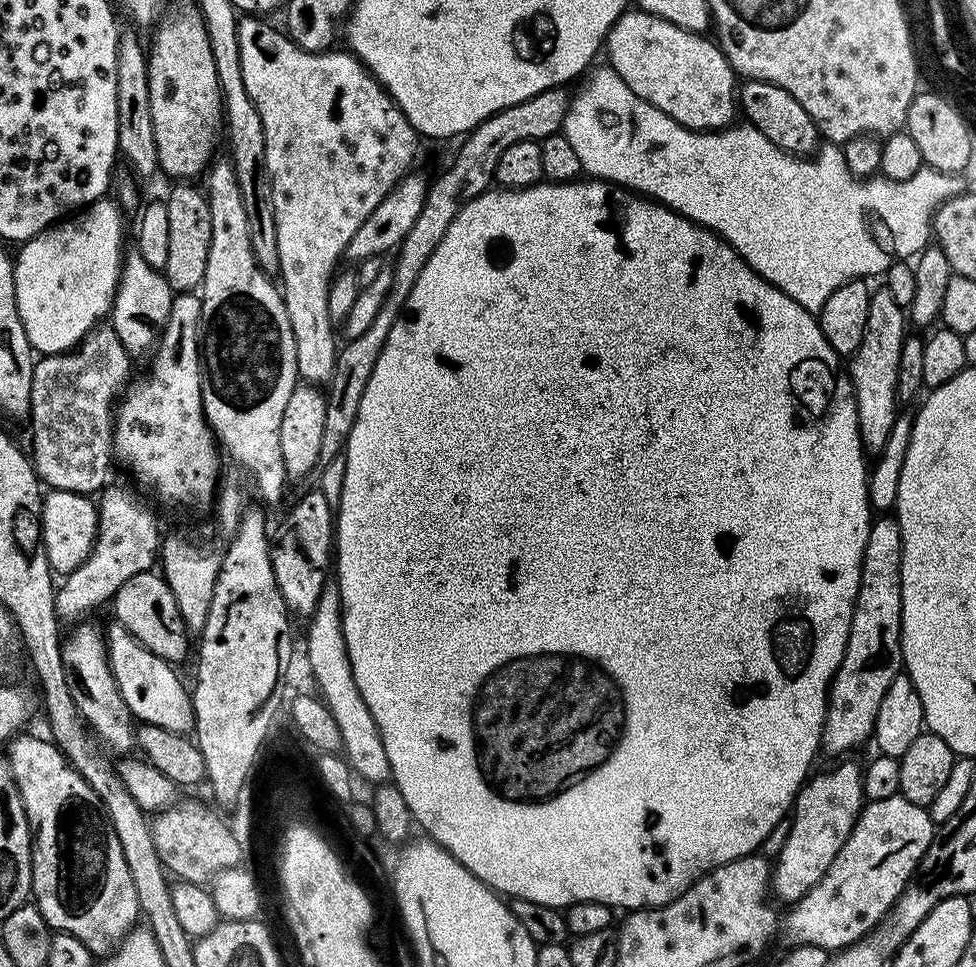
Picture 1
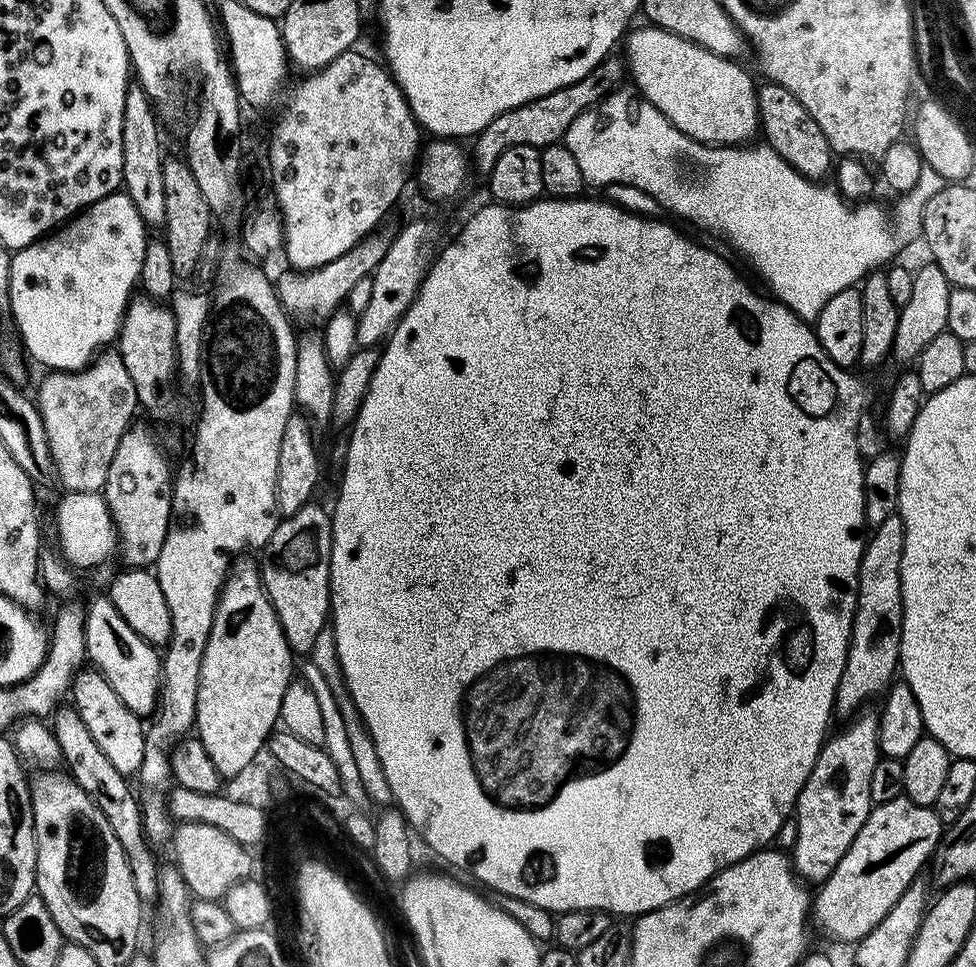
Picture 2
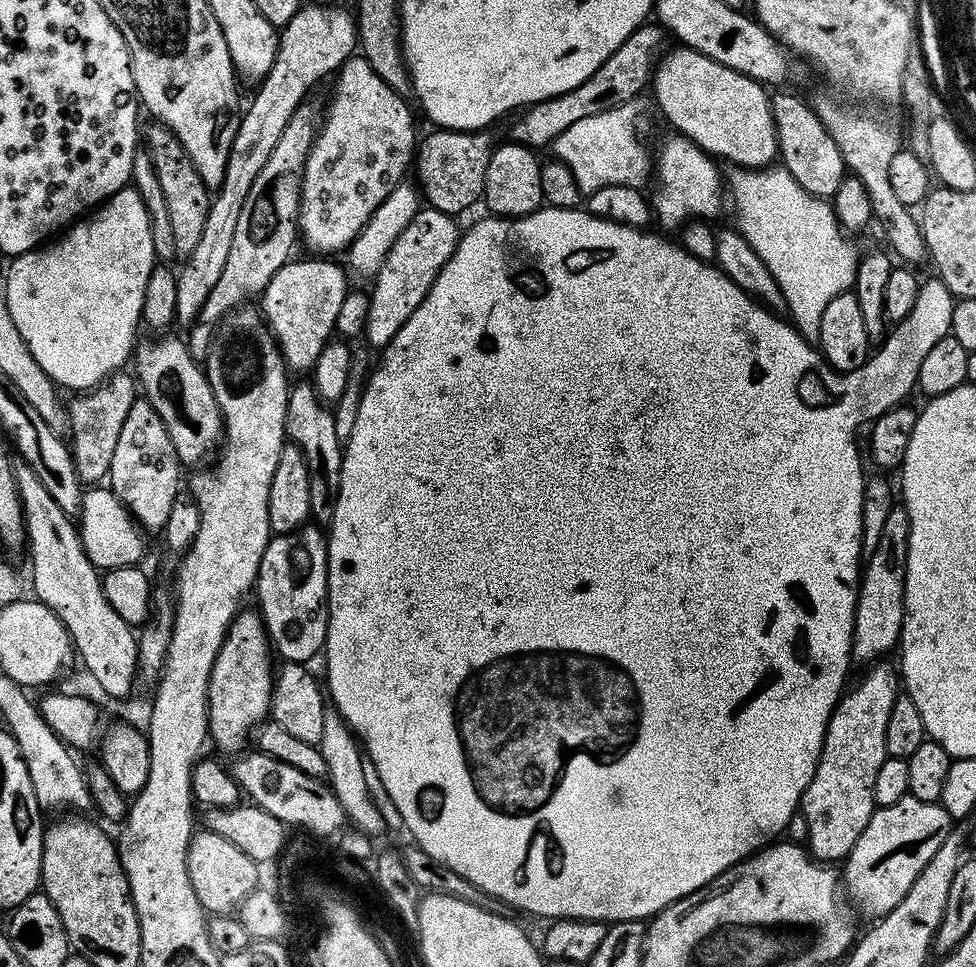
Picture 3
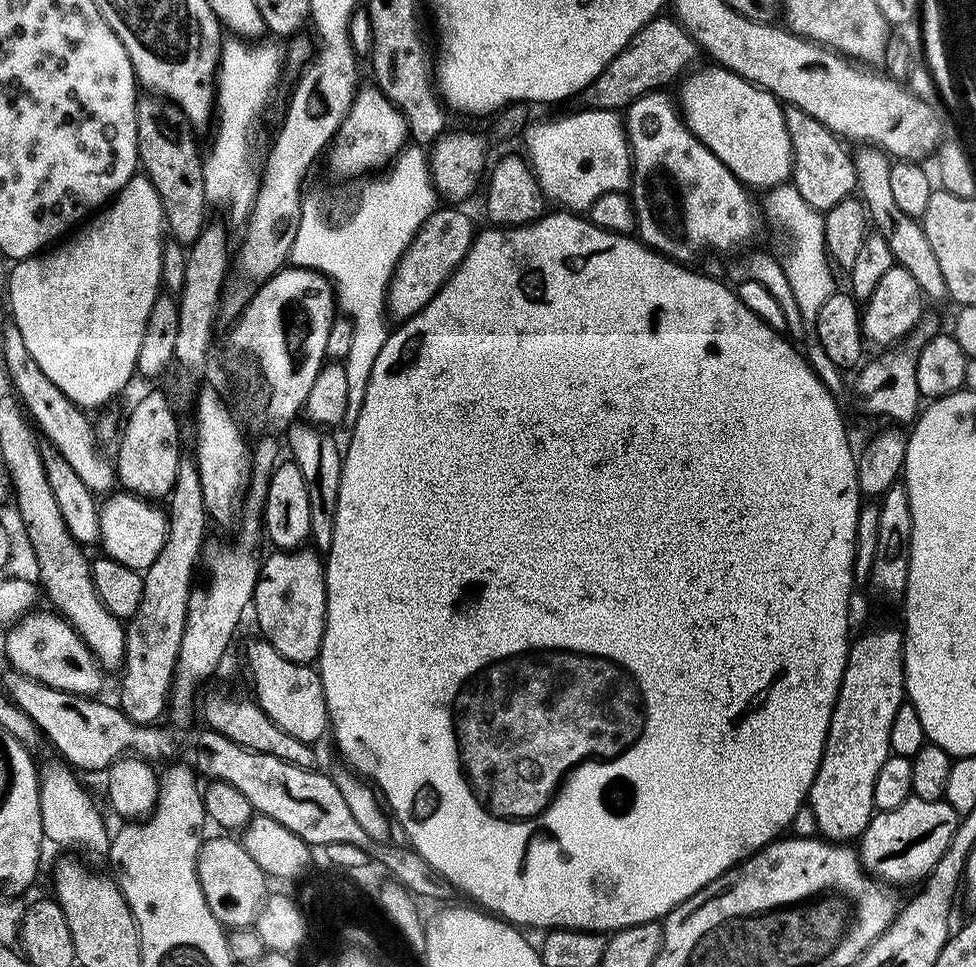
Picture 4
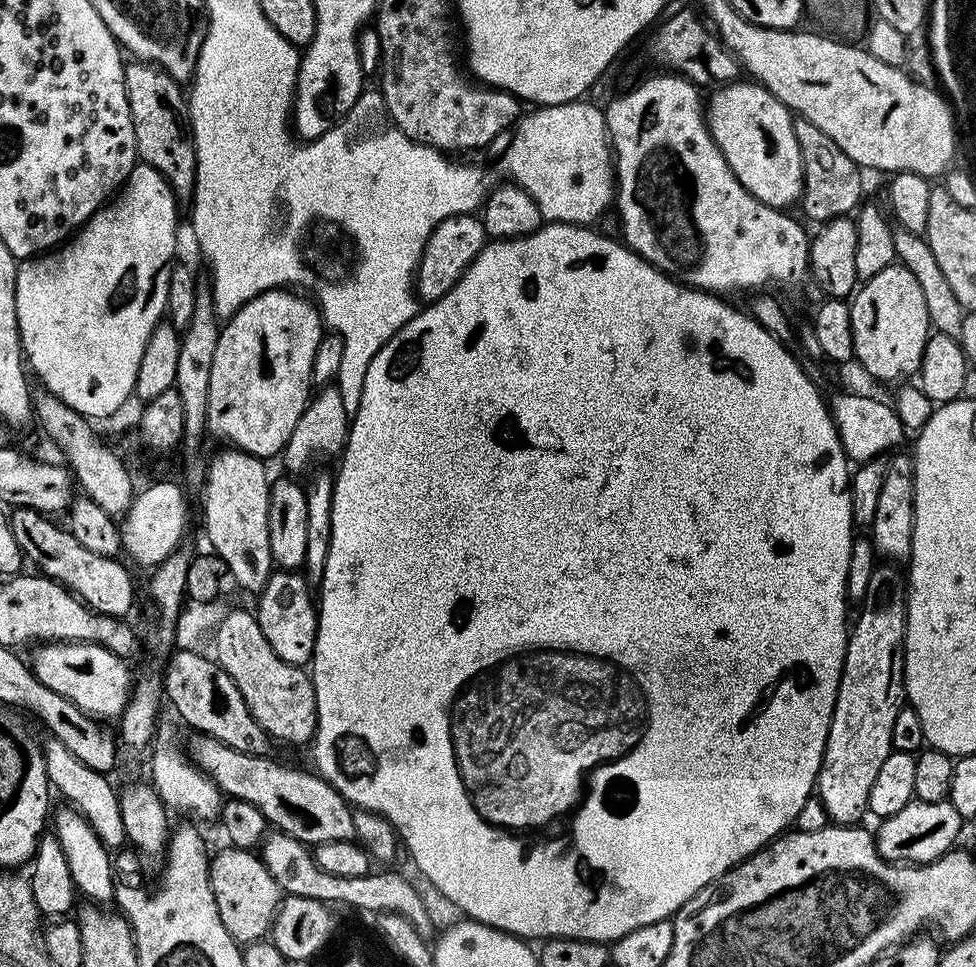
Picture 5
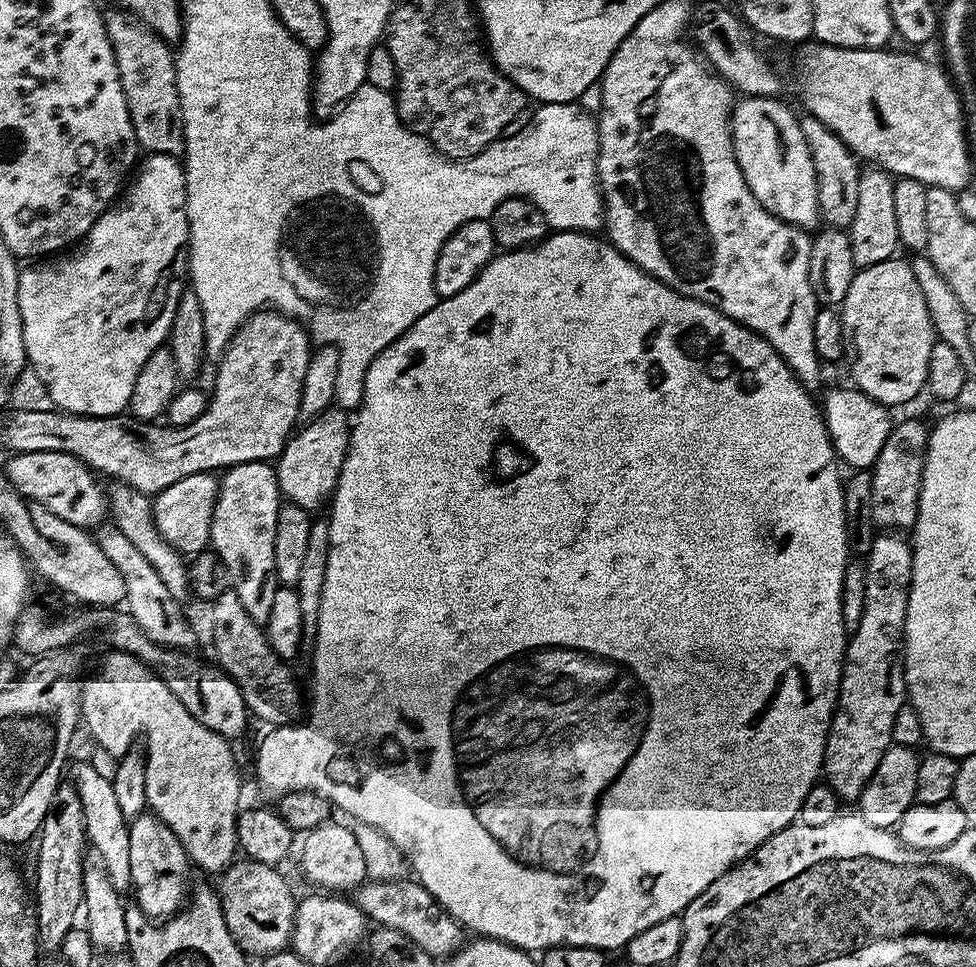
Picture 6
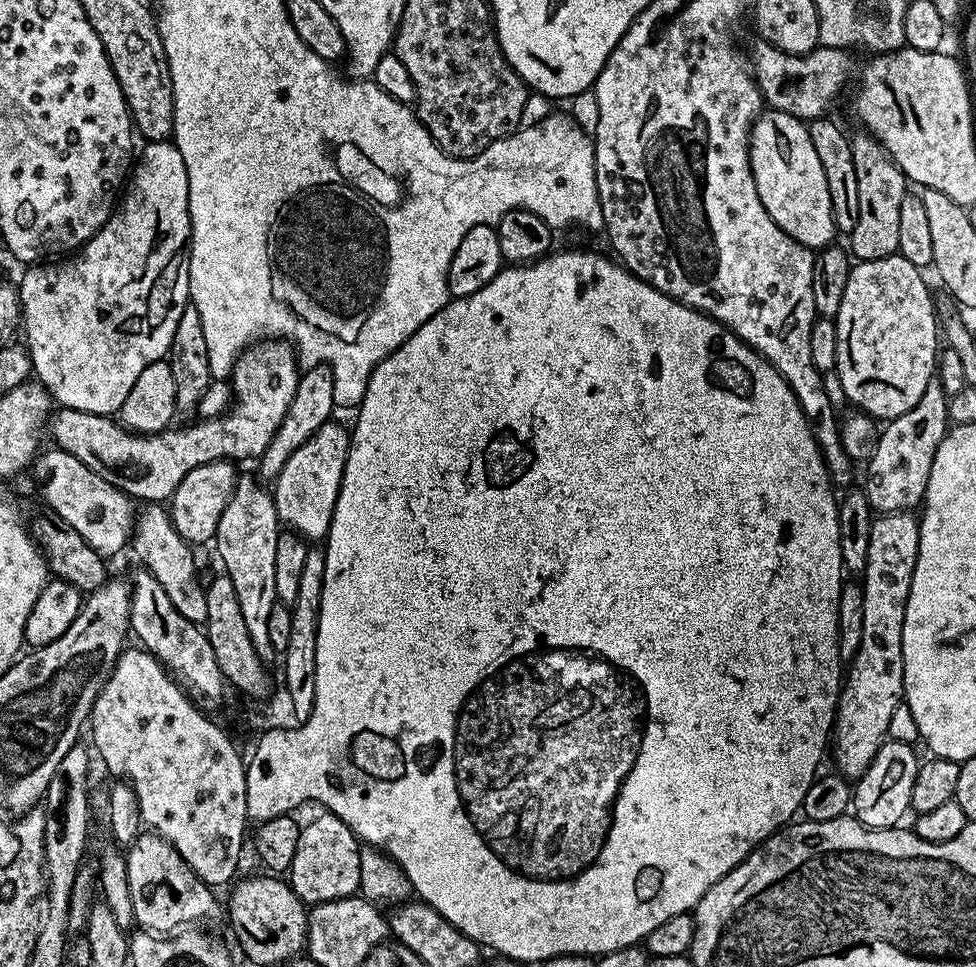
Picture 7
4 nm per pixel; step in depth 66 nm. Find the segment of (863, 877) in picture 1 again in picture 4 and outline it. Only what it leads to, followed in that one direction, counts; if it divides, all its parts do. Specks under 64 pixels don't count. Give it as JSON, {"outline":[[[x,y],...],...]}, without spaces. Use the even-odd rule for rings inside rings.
{"outline":[[[911,795],[894,810],[877,811],[858,840],[858,855],[864,871],[889,886],[923,881],[934,870],[938,858],[946,854],[957,823],[957,812],[944,799],[923,800]]]}

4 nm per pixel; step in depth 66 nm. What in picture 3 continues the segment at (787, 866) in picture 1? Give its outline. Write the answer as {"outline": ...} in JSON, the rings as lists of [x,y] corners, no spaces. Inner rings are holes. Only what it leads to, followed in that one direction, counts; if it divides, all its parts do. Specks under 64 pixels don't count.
{"outline":[[[884,662],[873,663],[865,671],[869,672],[853,686],[852,692],[850,688],[841,695],[824,735],[824,745],[820,751],[820,761],[814,770],[814,778],[810,778],[810,786],[806,786],[800,799],[798,812],[806,818],[808,827],[806,847],[817,861],[840,862],[847,858],[854,842],[862,838],[866,822],[870,822],[873,812],[878,807],[874,798],[874,777],[882,767],[882,762],[889,757],[886,750],[886,722],[890,722],[890,710],[898,695],[897,673],[893,669],[892,673],[886,665]]]}

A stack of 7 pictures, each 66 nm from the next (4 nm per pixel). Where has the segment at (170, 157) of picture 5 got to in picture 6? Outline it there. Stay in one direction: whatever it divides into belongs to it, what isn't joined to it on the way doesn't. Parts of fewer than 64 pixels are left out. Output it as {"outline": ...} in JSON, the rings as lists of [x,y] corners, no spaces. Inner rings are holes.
{"outline":[[[116,12],[107,13],[106,27],[118,66],[118,78],[122,82],[122,94],[126,98],[126,110],[136,132],[136,143],[148,154],[157,152],[183,157],[184,123],[176,85],[176,57],[165,41]]]}

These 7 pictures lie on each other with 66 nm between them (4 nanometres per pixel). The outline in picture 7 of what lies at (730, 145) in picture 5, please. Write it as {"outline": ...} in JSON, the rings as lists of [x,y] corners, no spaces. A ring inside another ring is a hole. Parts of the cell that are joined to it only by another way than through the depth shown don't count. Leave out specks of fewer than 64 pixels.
{"outline":[[[761,111],[750,129],[748,157],[754,174],[754,186],[762,206],[766,206],[766,214],[770,214],[776,225],[803,248],[819,250],[829,247],[833,243],[832,236],[837,235],[830,206],[830,186],[826,186],[826,174],[822,170],[822,162],[818,162],[814,142],[810,142],[807,123],[785,112]]]}

